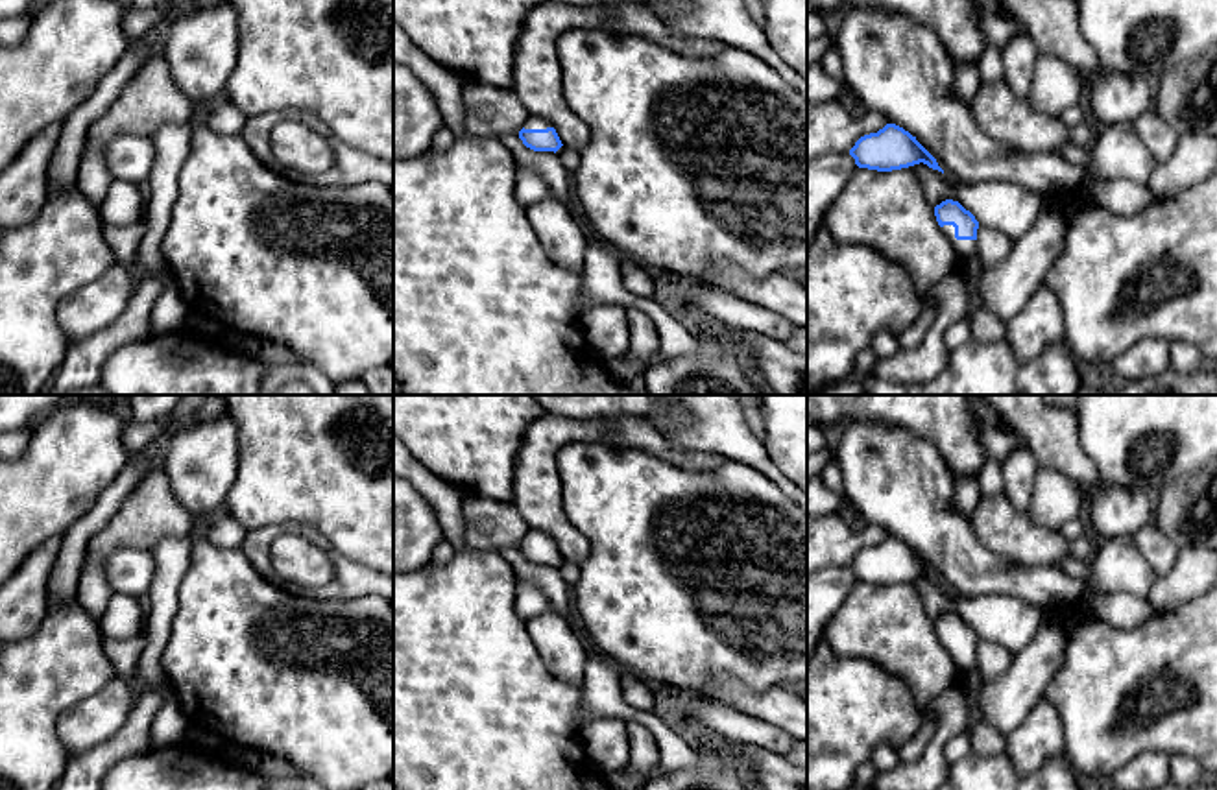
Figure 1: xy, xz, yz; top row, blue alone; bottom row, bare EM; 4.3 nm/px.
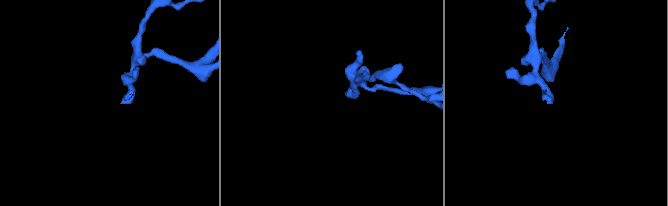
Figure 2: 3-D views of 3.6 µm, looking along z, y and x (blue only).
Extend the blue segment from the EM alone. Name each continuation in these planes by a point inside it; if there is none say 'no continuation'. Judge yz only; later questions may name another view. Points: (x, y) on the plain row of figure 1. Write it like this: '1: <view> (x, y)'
1: yz (964, 663)

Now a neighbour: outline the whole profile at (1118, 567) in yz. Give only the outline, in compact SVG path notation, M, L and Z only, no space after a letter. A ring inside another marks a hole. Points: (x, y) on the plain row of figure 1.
M1132 539L1101 541L1090 563L1091 574L1084 581L1082 594L1066 609L1051 611L1032 640L1014 655L1008 670L981 685L973 714L1005 736L1045 698L1047 685L1064 657L1066 633L1095 616L1099 596L1125 592L1149 598L1151 570Z

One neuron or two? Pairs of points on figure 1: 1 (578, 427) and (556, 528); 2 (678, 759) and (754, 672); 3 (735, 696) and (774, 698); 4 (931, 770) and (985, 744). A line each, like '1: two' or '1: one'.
1: one
2: two
3: one
4: two

